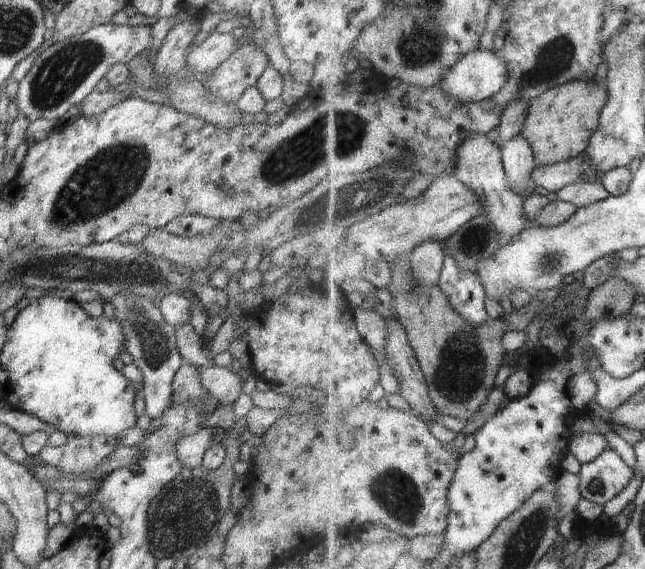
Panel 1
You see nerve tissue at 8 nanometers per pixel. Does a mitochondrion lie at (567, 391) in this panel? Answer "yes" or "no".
no

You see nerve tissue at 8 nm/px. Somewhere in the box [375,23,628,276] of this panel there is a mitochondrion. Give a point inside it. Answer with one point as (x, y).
(557, 57)

